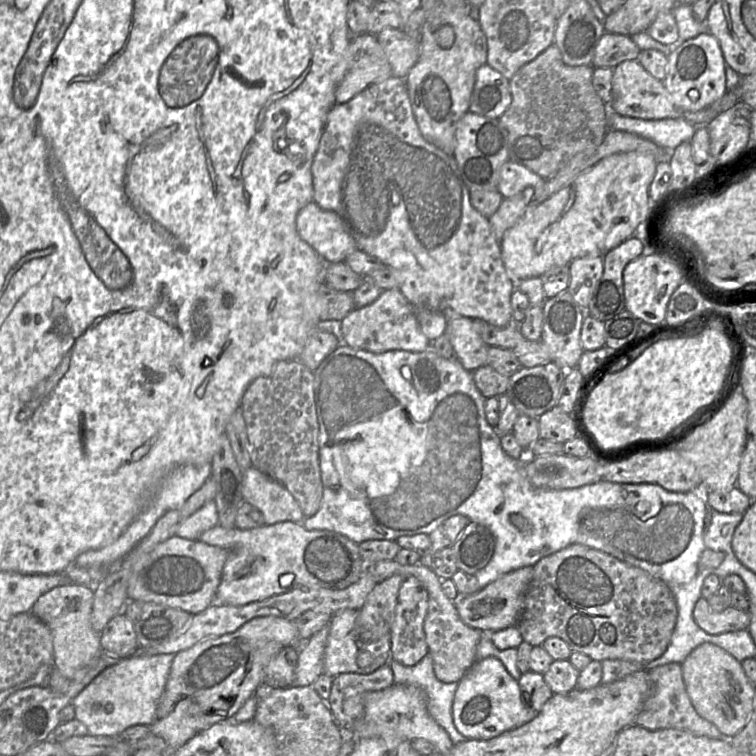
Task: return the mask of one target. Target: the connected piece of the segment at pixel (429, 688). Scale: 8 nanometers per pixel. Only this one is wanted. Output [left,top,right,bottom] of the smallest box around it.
[389,653,467,744]

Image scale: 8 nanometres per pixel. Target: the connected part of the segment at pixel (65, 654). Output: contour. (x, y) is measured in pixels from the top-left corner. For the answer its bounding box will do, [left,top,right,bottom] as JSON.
[31,583,103,680]

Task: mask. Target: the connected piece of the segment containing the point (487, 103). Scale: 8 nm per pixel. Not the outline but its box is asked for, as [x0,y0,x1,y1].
[469,64,511,118]

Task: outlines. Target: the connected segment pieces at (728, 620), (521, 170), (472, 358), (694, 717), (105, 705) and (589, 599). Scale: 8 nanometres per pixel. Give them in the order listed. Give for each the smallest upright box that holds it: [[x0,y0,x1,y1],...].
[[693,597,750,634],[497,161,545,198],[445,316,489,372],[635,663,728,740],[71,654,174,737],[516,544,677,663]]

